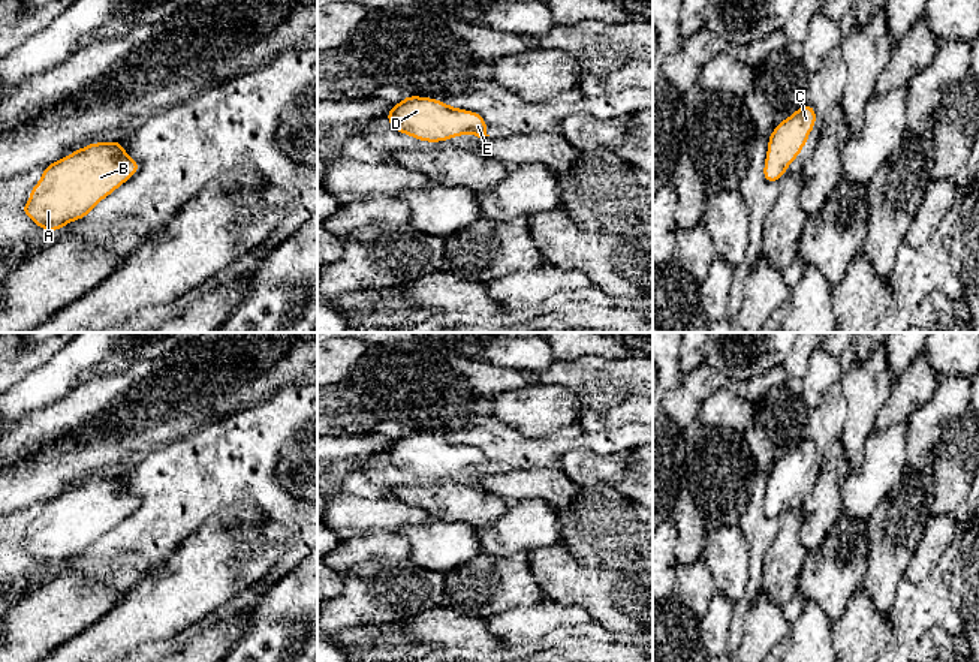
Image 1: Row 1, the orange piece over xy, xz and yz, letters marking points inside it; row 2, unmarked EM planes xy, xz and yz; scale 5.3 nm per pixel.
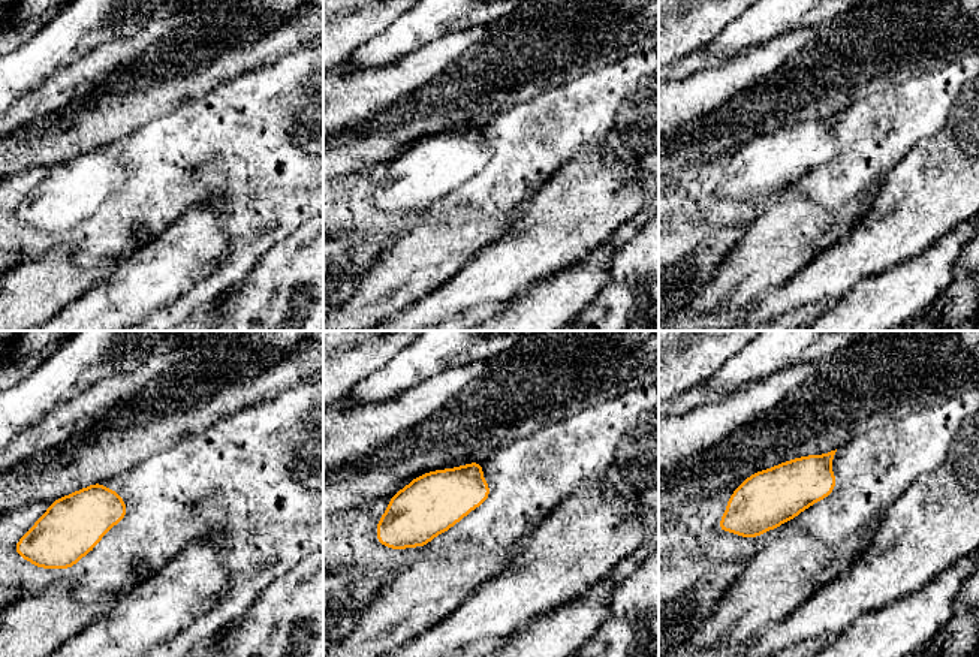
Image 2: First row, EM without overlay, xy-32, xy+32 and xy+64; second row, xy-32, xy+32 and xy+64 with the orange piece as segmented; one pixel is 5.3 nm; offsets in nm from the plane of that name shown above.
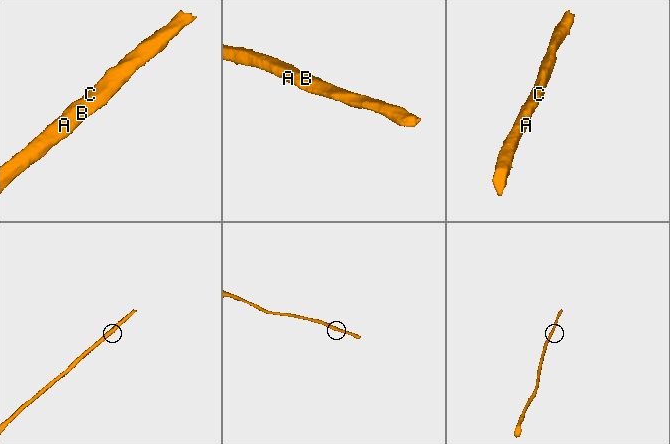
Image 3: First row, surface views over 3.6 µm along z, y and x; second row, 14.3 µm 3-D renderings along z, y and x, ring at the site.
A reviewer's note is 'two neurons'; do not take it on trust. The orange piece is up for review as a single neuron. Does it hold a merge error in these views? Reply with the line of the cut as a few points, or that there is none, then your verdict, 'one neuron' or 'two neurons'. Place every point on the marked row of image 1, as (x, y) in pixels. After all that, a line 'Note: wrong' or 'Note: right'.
cut none; one neuron
Note: wrong

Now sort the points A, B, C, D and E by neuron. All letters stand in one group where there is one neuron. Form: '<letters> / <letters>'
A B C D E

